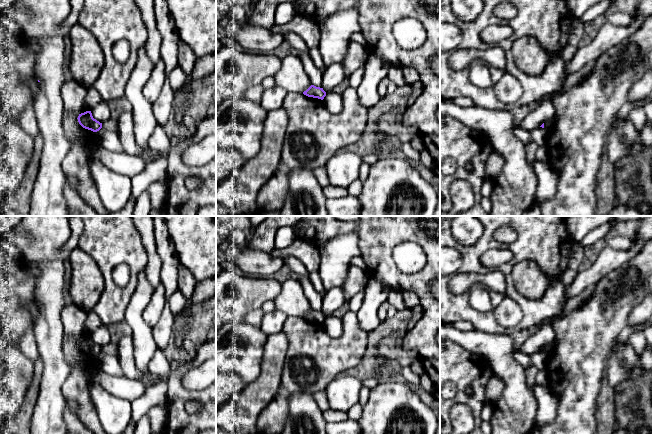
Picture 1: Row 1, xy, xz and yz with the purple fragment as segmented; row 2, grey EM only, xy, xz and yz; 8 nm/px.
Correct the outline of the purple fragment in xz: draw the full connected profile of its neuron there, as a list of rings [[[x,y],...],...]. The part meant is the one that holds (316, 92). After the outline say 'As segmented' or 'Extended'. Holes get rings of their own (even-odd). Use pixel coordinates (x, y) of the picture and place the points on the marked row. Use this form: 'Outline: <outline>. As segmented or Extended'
Outline: [[[311,85],[306,91],[303,92],[303,94],[308,97],[318,98],[321,100],[323,100],[326,96],[326,92],[323,88],[316,87],[314,85]]]. As segmented

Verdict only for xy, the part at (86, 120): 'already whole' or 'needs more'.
already whole

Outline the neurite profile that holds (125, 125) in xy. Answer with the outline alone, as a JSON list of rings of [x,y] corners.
[[[127,111],[122,113],[117,121],[117,133],[124,153],[140,157],[146,164],[159,159],[167,160],[171,150],[177,147],[181,137],[174,136],[170,138],[170,145],[166,152],[158,153],[150,148],[143,149],[135,141],[133,113]]]

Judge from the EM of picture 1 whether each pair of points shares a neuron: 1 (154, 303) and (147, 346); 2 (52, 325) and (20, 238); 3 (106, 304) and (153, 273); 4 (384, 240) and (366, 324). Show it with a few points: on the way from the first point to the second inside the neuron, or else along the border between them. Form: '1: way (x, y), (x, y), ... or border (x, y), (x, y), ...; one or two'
1: border (147, 303), (142, 313), (142, 319), (151, 328); two
2: way (50, 303), (50, 268), (42, 260); one
3: border (142, 244), (147, 254), (147, 264), (145, 267); two
4: border (368, 278), (376, 278), (390, 289); two

